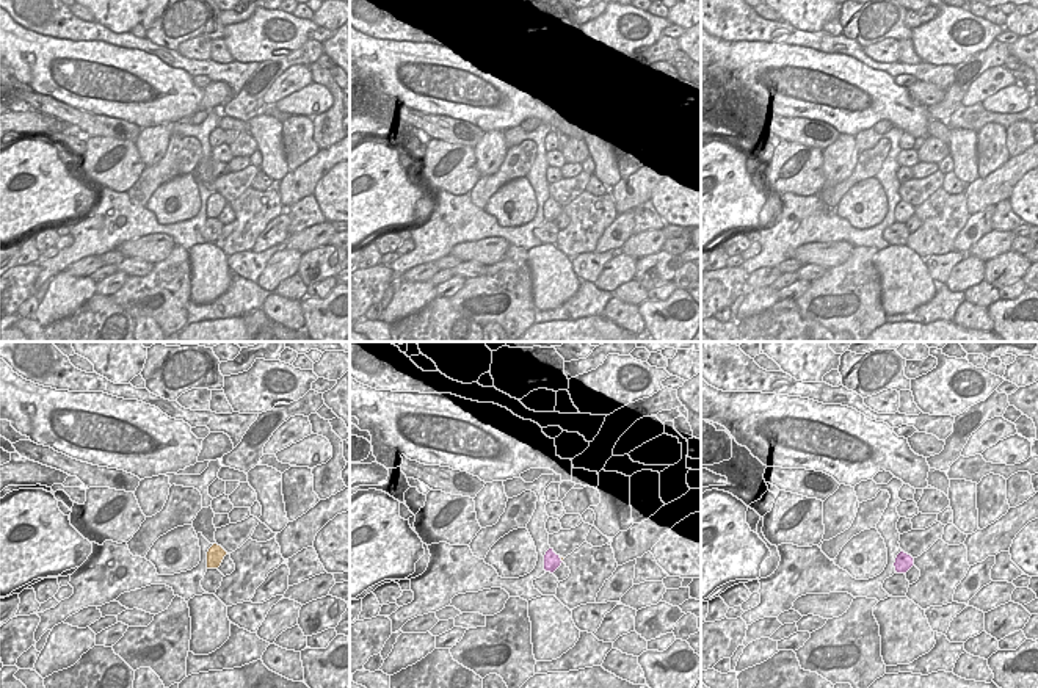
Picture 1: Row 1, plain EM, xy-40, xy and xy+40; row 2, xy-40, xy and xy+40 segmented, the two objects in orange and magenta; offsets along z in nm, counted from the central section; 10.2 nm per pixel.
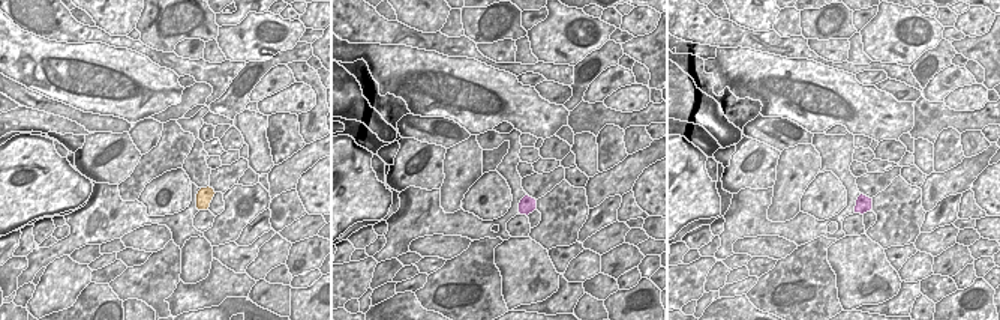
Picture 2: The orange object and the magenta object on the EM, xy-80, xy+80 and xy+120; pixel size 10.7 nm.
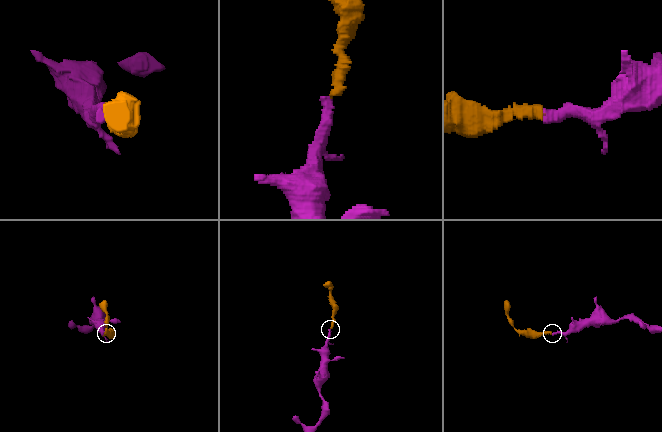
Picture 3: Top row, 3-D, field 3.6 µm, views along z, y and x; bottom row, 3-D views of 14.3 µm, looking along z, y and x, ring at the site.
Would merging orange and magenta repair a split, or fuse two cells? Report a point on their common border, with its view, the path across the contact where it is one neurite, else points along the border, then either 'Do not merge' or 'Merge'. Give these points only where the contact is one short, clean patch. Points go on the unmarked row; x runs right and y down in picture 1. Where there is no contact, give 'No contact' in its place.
Touches orange at xy (562, 209). Path across: xy (560, 206), (562, 209), (552, 210). Merge

